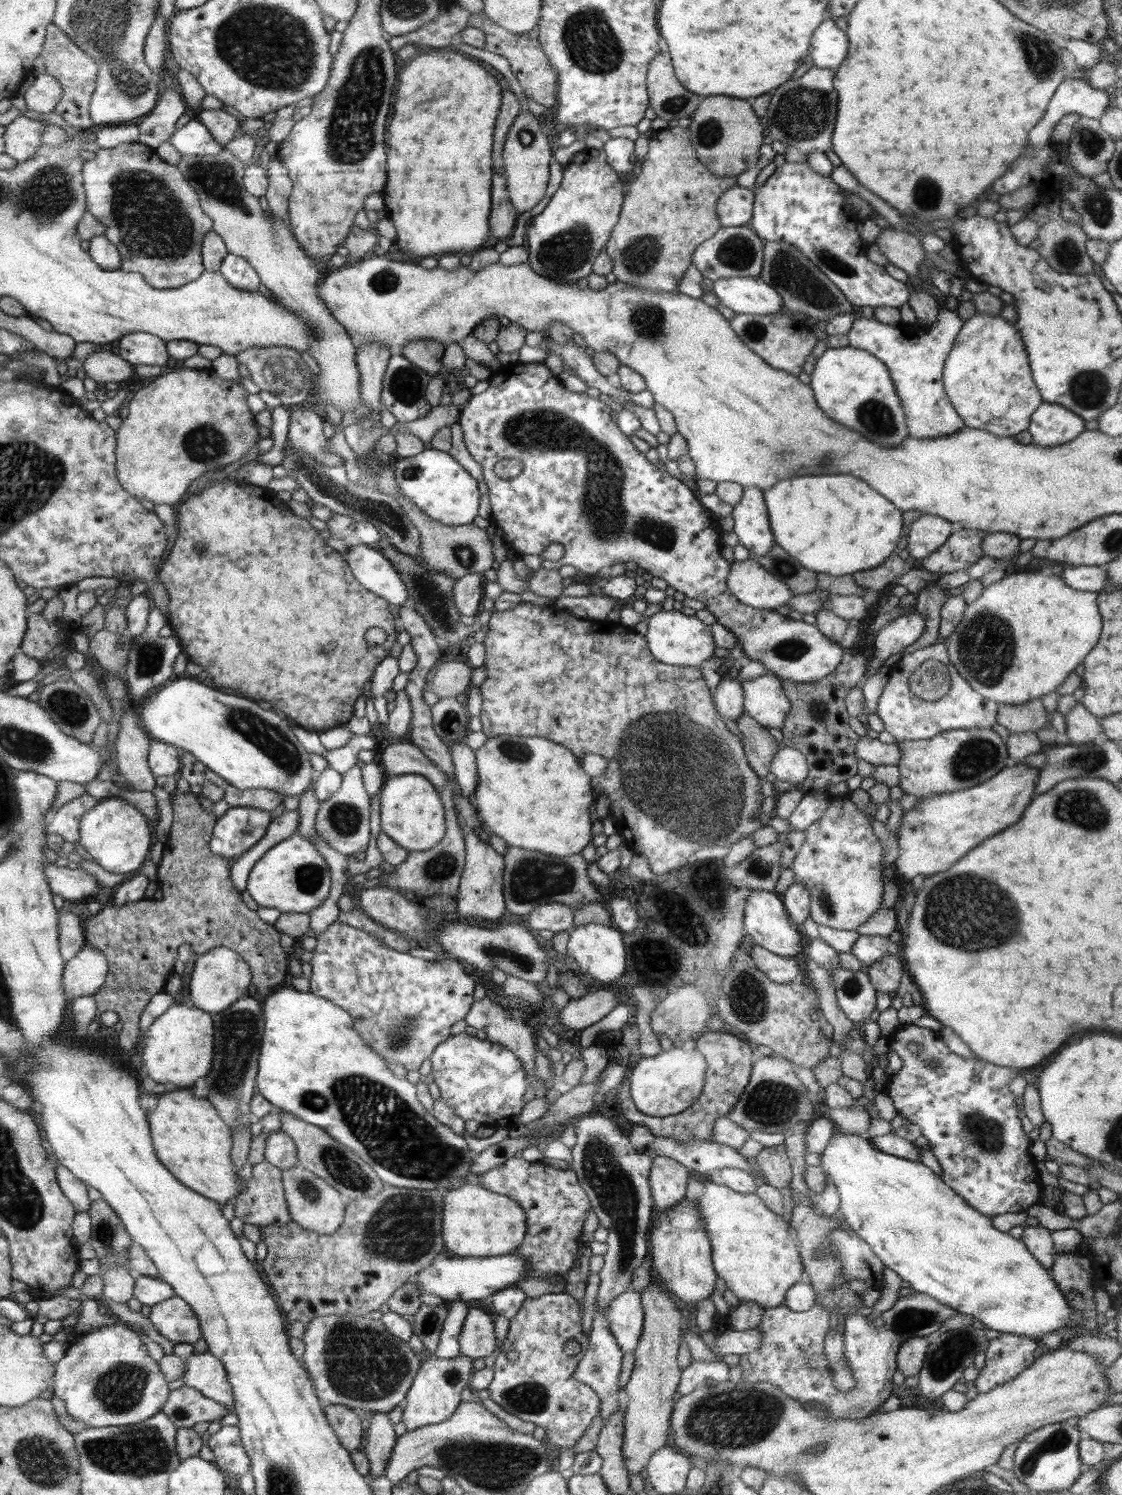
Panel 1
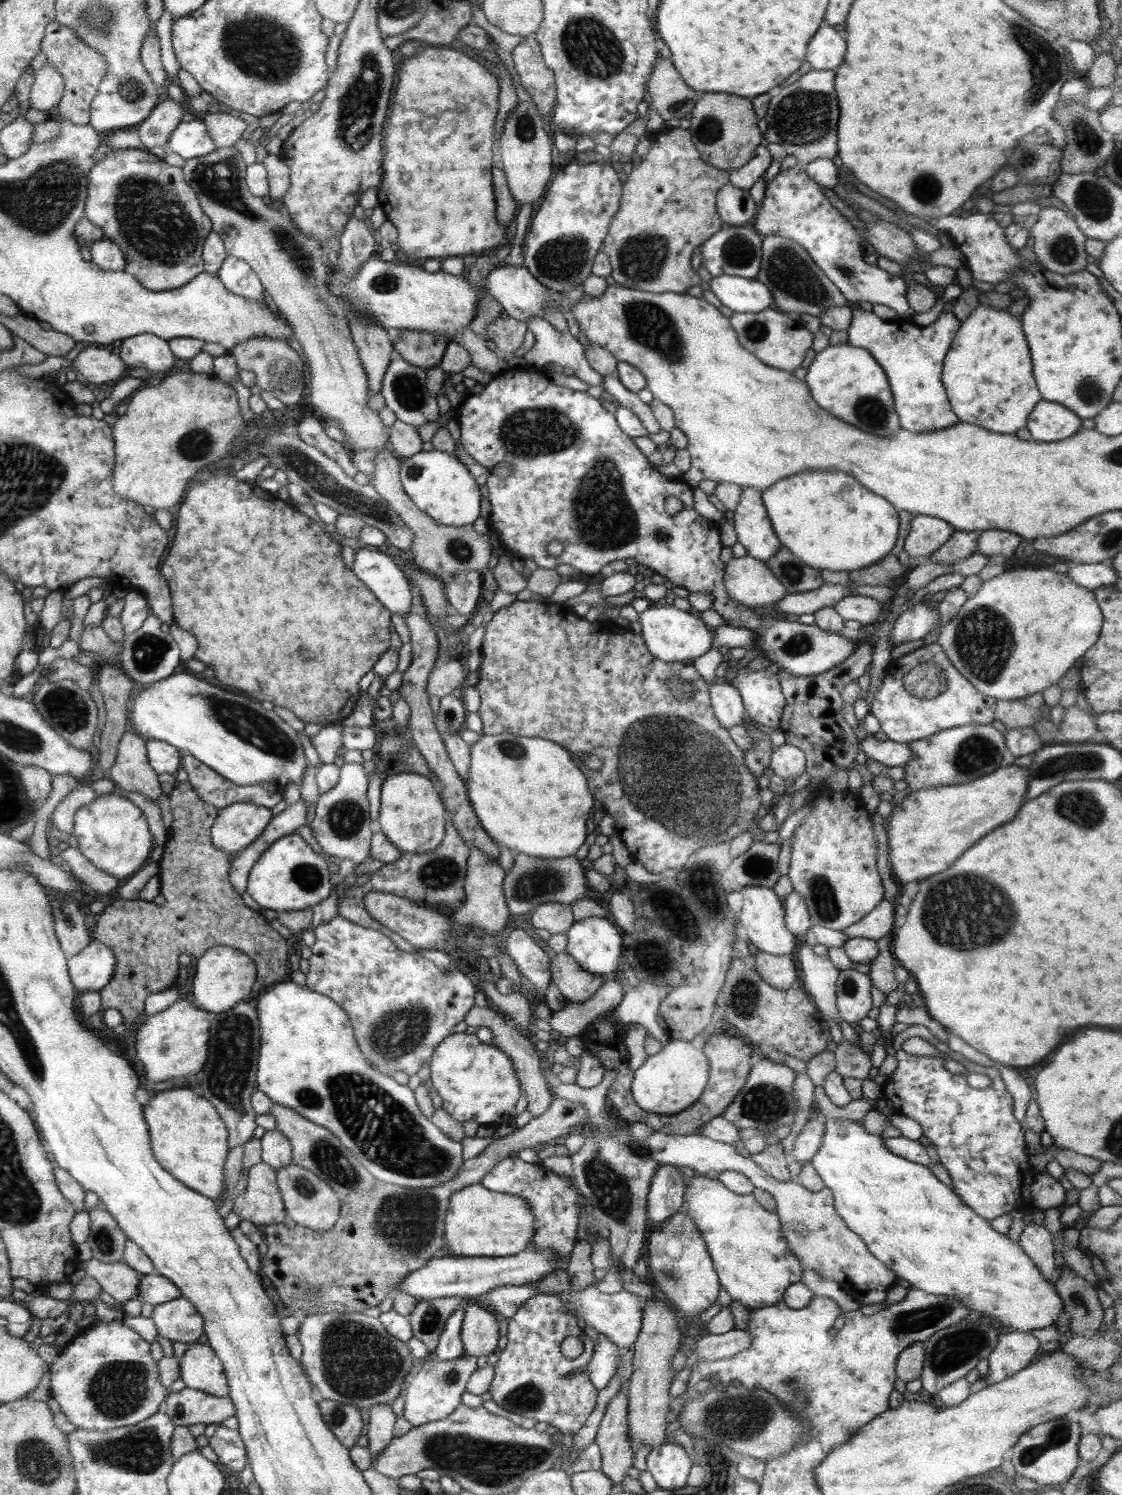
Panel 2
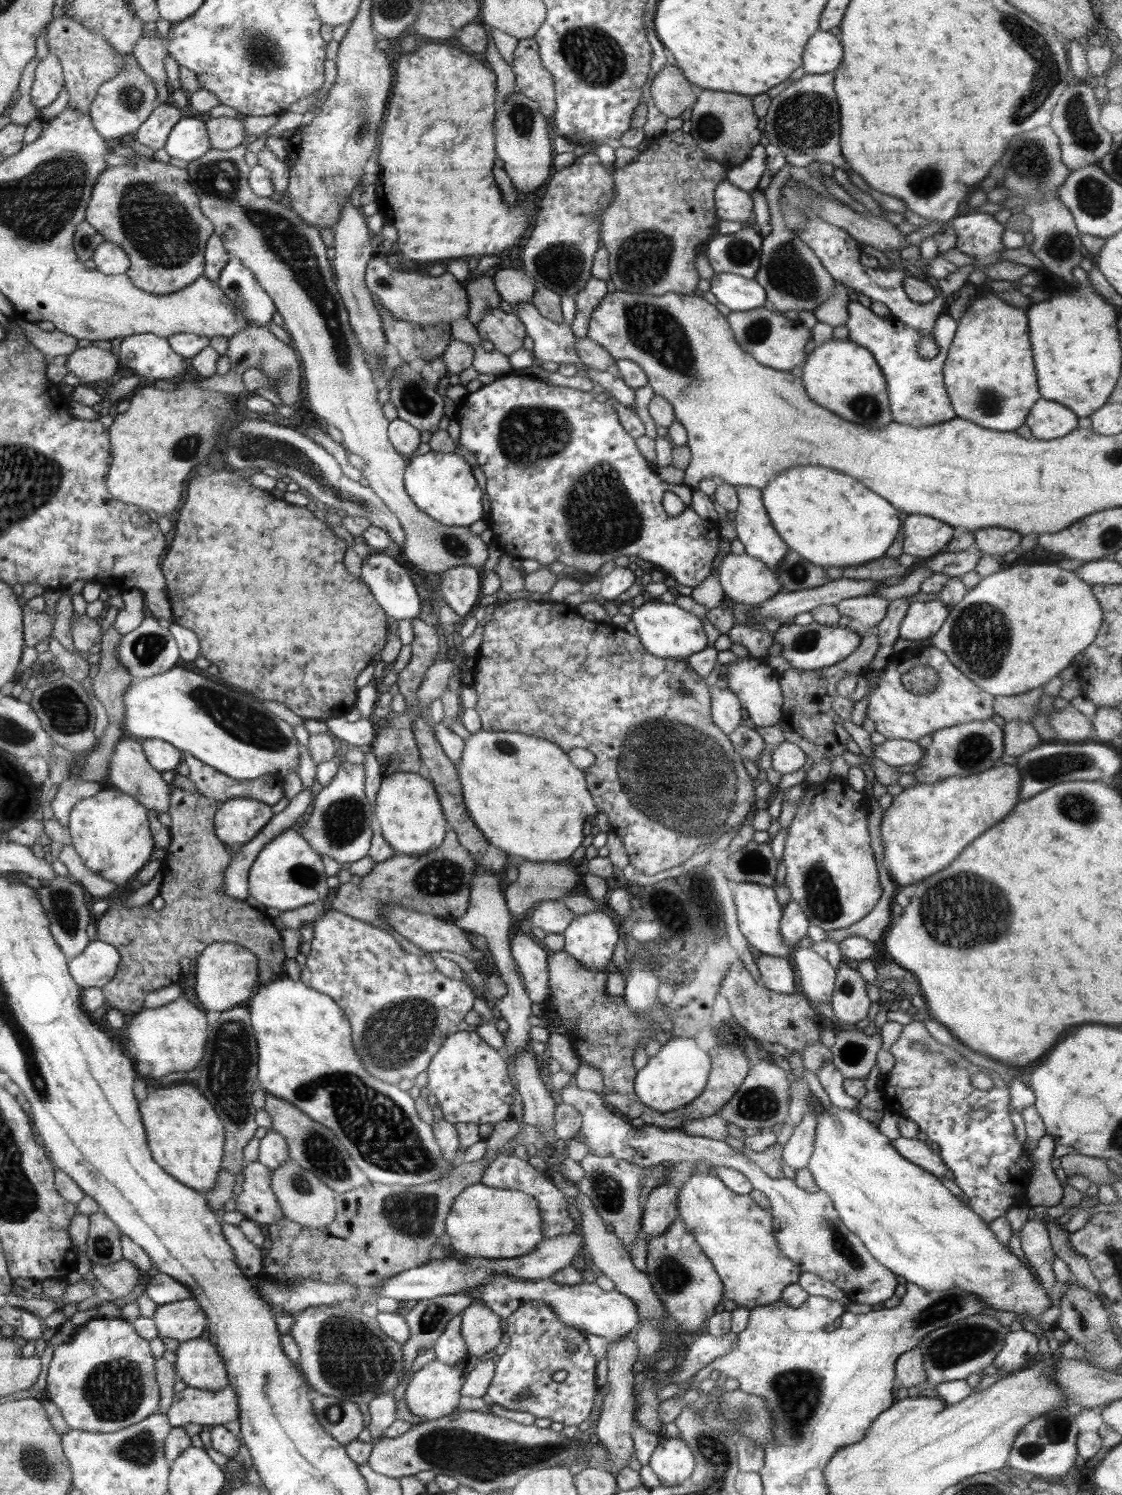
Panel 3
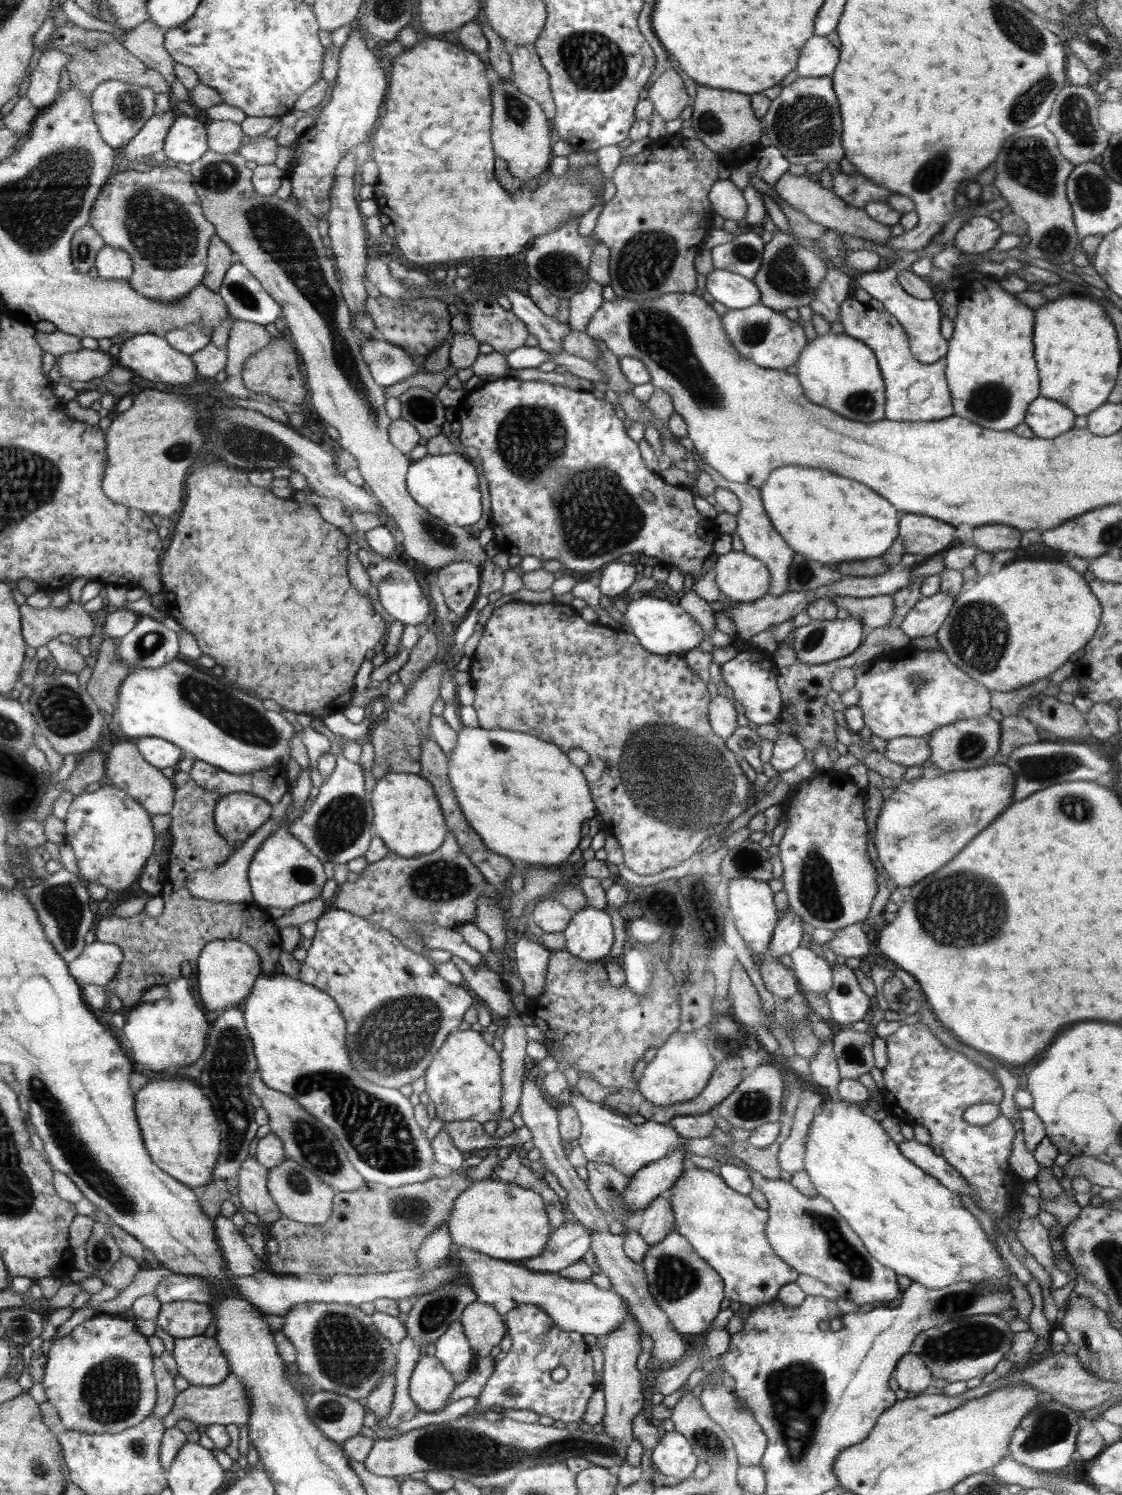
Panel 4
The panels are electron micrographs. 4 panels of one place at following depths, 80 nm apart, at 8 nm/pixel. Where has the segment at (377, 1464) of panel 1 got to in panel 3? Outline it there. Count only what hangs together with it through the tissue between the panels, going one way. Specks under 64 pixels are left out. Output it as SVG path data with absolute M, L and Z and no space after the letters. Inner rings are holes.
M394 1389L374 1397L368 1404L368 1414L372 1417L365 1432L372 1436L373 1443L380 1441L388 1427L396 1420L396 1401Z

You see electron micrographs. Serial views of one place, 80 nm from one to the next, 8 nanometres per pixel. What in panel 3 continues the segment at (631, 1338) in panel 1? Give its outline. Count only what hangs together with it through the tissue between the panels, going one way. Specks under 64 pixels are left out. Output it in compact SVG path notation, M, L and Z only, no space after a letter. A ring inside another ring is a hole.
M491 1274L476 1296L481 1296L480 1301L502 1318L510 1316L526 1301L544 1301L570 1328L574 1327L584 1334L602 1336L609 1344L634 1332L640 1321L639 1312L632 1299L616 1290L606 1292L592 1282L580 1282L574 1285L557 1284L552 1278L535 1280L516 1278L511 1274Z

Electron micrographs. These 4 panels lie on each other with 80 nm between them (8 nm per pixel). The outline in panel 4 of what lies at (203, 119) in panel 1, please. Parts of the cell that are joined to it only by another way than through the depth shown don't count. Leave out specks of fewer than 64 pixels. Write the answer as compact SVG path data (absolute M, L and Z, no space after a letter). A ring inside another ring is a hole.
M212 120L207 126L208 148L220 154L237 151L247 140L240 124L229 120Z

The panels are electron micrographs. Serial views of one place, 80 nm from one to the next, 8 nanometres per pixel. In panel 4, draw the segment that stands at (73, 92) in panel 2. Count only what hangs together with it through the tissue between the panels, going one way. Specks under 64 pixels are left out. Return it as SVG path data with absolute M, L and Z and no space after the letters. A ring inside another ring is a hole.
M66 26L56 29L51 48L57 48L71 56L65 68L71 84L86 97L92 97L94 89L104 81L121 80L143 87L151 88L155 95L170 94L171 85L157 71L148 68L139 58L128 52L124 45L108 32L84 30L80 26Z

